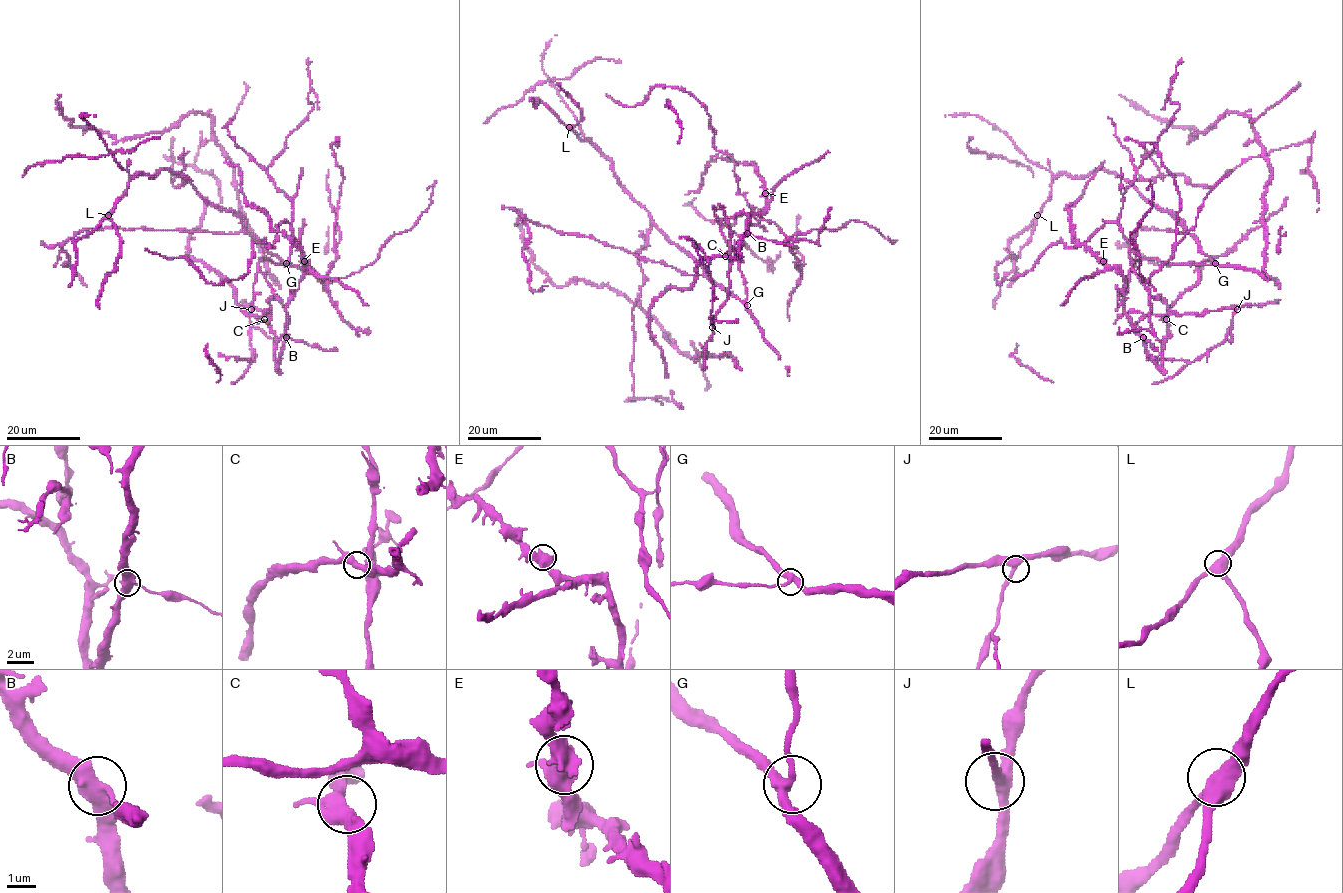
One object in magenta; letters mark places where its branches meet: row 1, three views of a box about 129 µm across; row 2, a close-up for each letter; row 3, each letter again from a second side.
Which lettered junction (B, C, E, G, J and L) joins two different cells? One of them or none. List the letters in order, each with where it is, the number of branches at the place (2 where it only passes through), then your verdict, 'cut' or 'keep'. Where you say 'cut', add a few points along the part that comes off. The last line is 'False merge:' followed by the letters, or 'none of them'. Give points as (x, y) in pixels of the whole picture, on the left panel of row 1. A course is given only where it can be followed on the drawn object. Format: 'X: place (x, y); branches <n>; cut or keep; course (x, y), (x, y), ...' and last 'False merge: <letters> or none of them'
B: place (286, 337); branches 3; keep
C: place (264, 319); branches 3; keep
E: place (304, 261); branches 3; keep
G: place (286, 263); branches 3; keep
J: place (251, 309); branches 3; keep
L: place (108, 215); branches 3; keep
False merge: none of them

